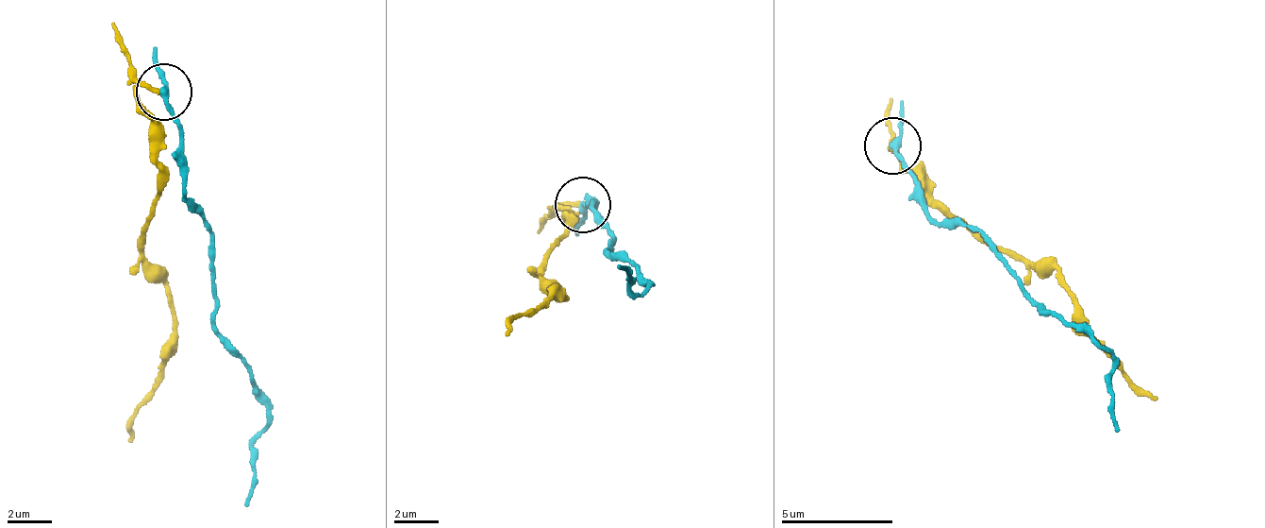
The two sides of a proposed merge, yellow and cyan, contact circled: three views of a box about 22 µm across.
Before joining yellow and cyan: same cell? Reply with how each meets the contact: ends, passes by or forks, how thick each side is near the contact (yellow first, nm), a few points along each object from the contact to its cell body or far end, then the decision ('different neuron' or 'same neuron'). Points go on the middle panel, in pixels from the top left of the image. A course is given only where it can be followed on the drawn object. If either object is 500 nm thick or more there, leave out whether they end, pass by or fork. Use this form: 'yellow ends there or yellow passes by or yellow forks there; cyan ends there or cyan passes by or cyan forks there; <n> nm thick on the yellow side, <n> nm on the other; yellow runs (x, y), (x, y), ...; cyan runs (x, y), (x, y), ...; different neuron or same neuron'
yellow ends there; cyan passes by; 200 nm thick on the yellow side, 240 nm on the other; yellow runs (581, 205), (553, 206), (568, 210), (544, 274), (564, 296), (504, 332); cyan runs (581, 205), (595, 206), (592, 197), (596, 226), (611, 234), (605, 252), (650, 286), (631, 290), (621, 267); different neuron

